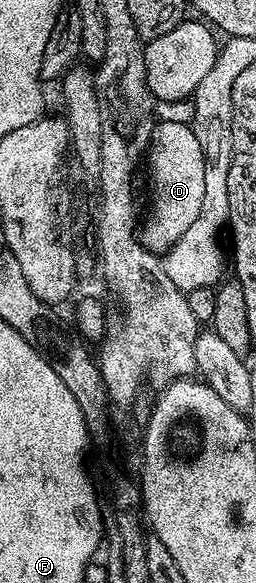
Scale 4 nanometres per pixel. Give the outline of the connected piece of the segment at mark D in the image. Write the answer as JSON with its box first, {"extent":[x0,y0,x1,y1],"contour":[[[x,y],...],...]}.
{"extent":[140,120,205,254],"contour":[[[158,120],[150,135],[148,149],[148,164],[150,160],[150,188],[154,193],[150,196],[150,217],[143,219],[140,224],[140,239],[148,251],[155,254],[165,253],[171,248],[200,218],[200,206],[203,205],[204,193],[204,164],[205,154],[200,150],[199,139],[193,134],[191,125],[184,122],[166,122]]]}

